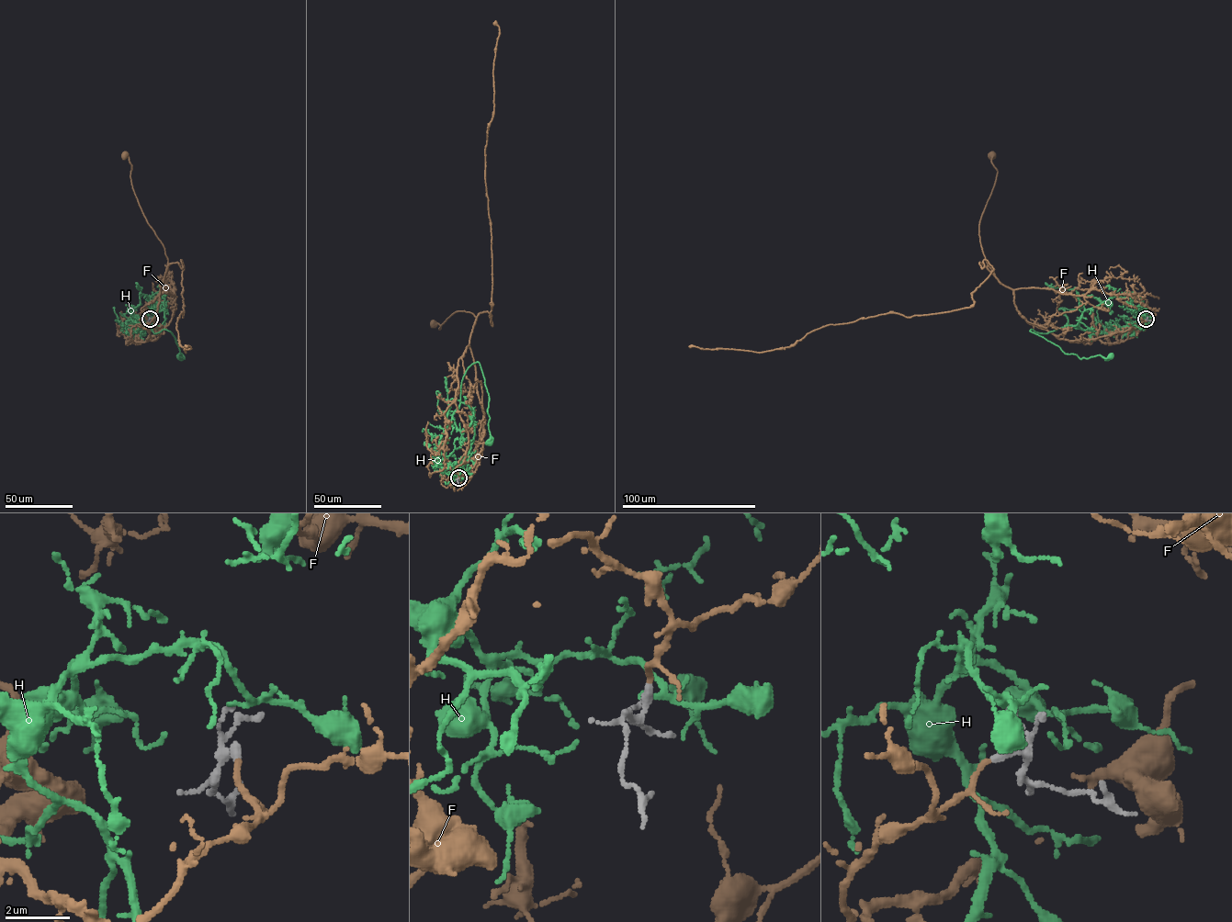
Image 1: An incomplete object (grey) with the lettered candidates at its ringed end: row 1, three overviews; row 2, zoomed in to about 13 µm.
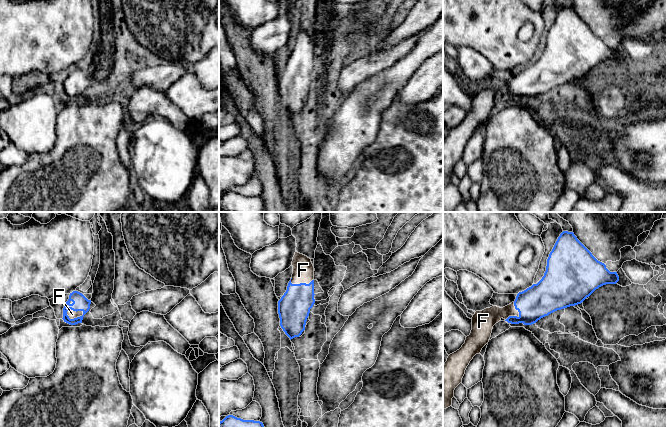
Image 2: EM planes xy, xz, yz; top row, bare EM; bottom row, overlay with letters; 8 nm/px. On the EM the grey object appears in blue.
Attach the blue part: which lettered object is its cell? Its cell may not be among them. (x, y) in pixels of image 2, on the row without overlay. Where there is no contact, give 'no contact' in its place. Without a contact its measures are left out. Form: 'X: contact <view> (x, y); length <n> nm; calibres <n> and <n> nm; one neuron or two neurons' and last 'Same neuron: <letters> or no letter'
F: contact xy (73, 86); length 150 nm; calibres 130 and 70 nm; one neuron
H: no contact; two neurons
Same neuron: F

